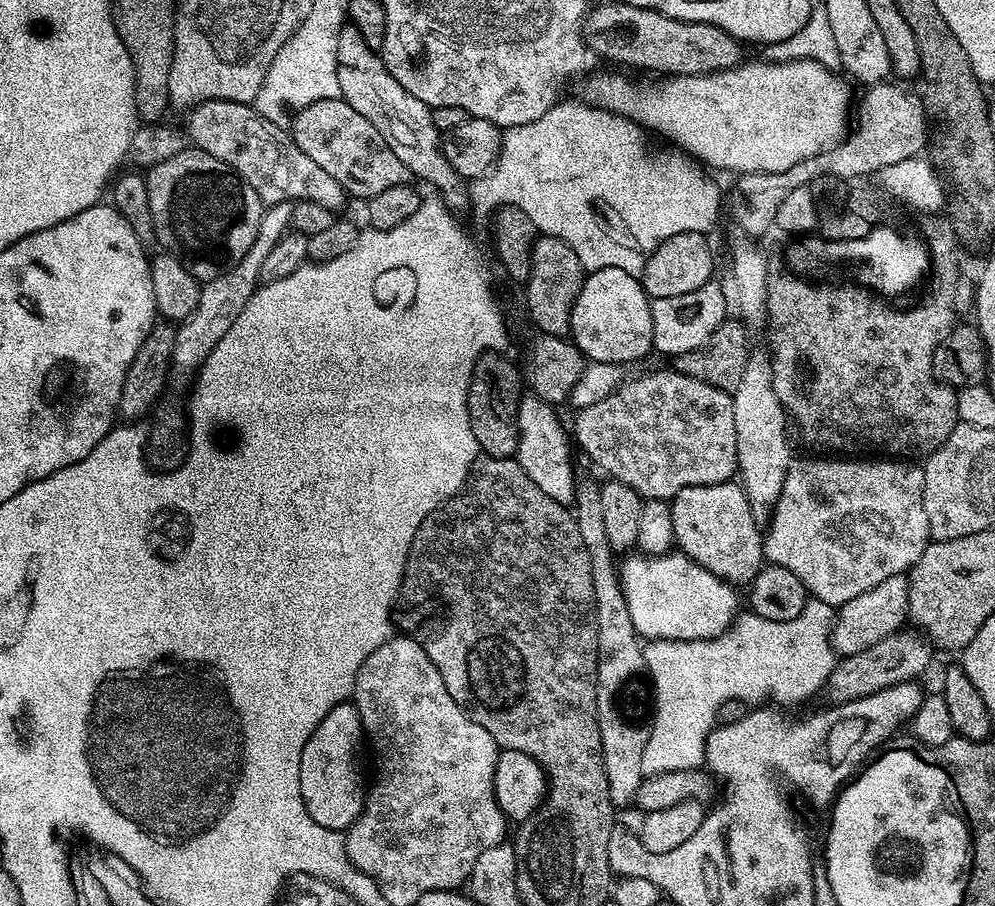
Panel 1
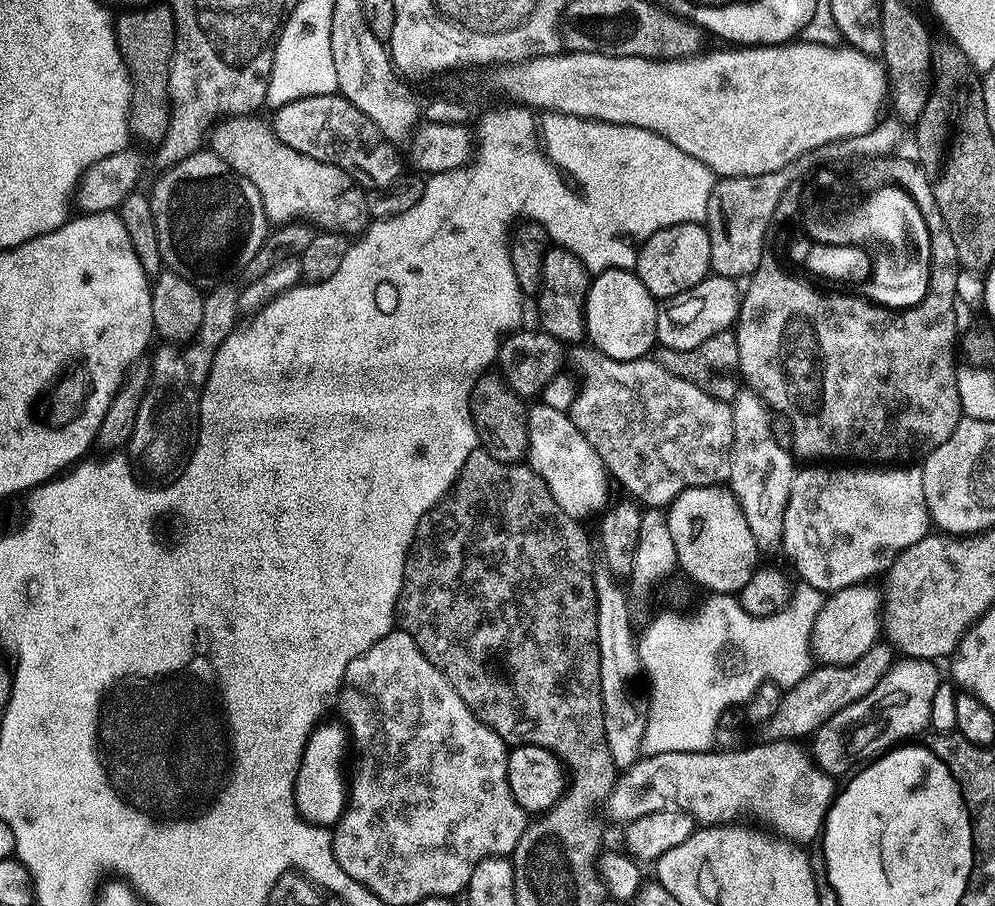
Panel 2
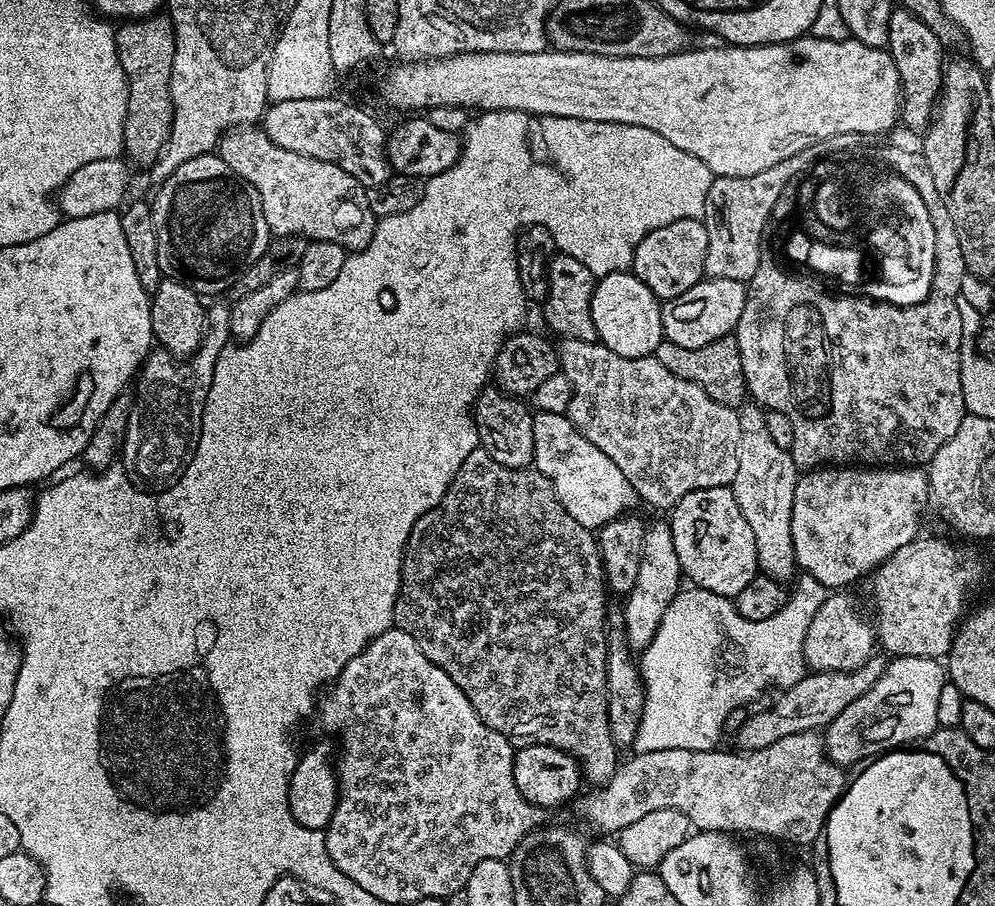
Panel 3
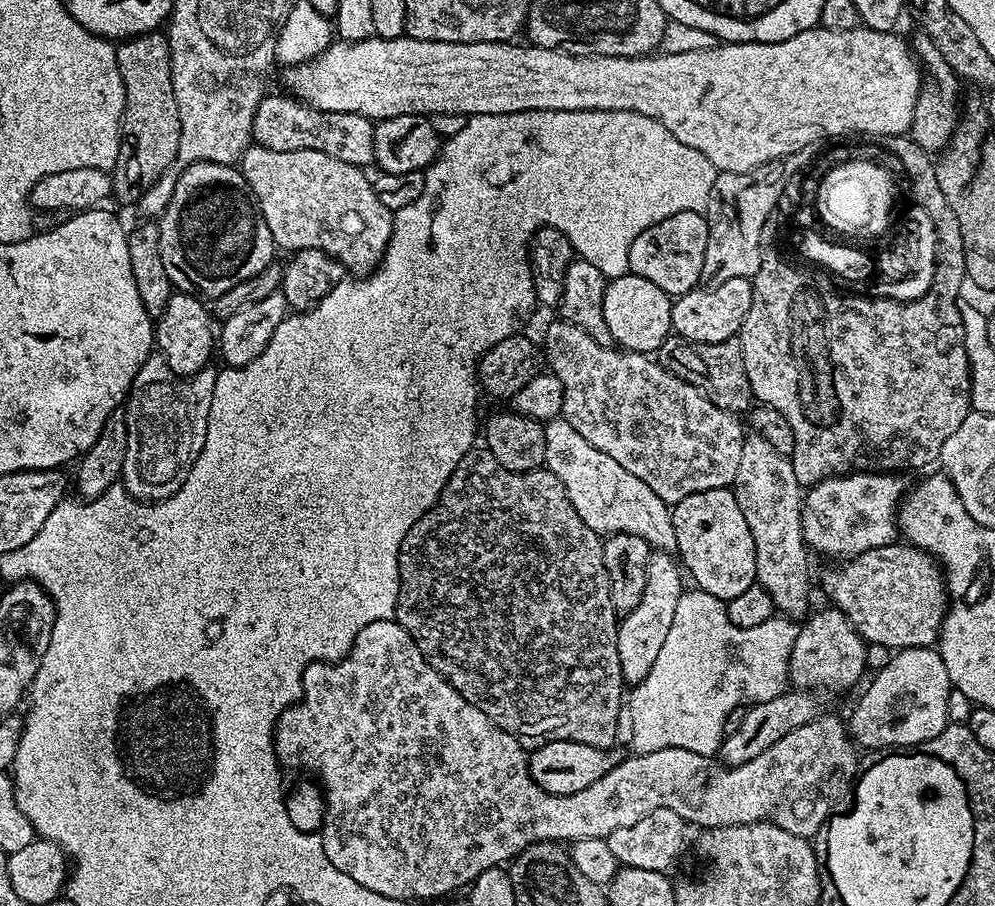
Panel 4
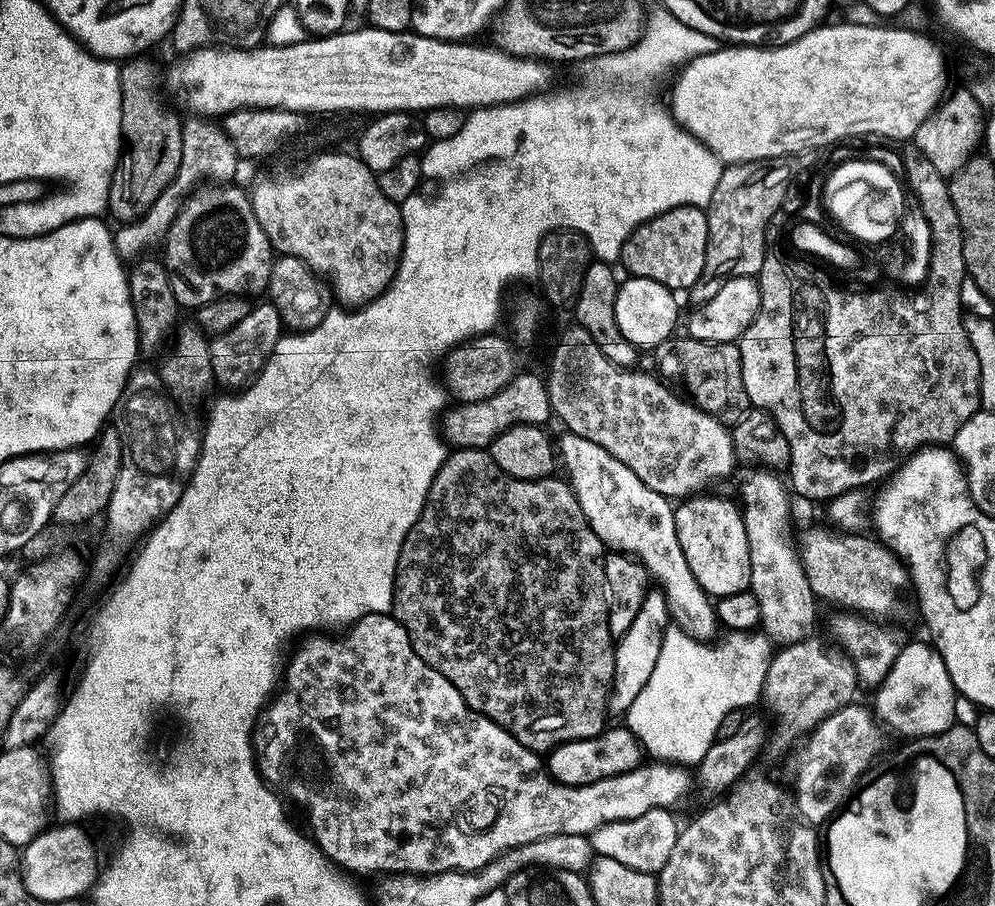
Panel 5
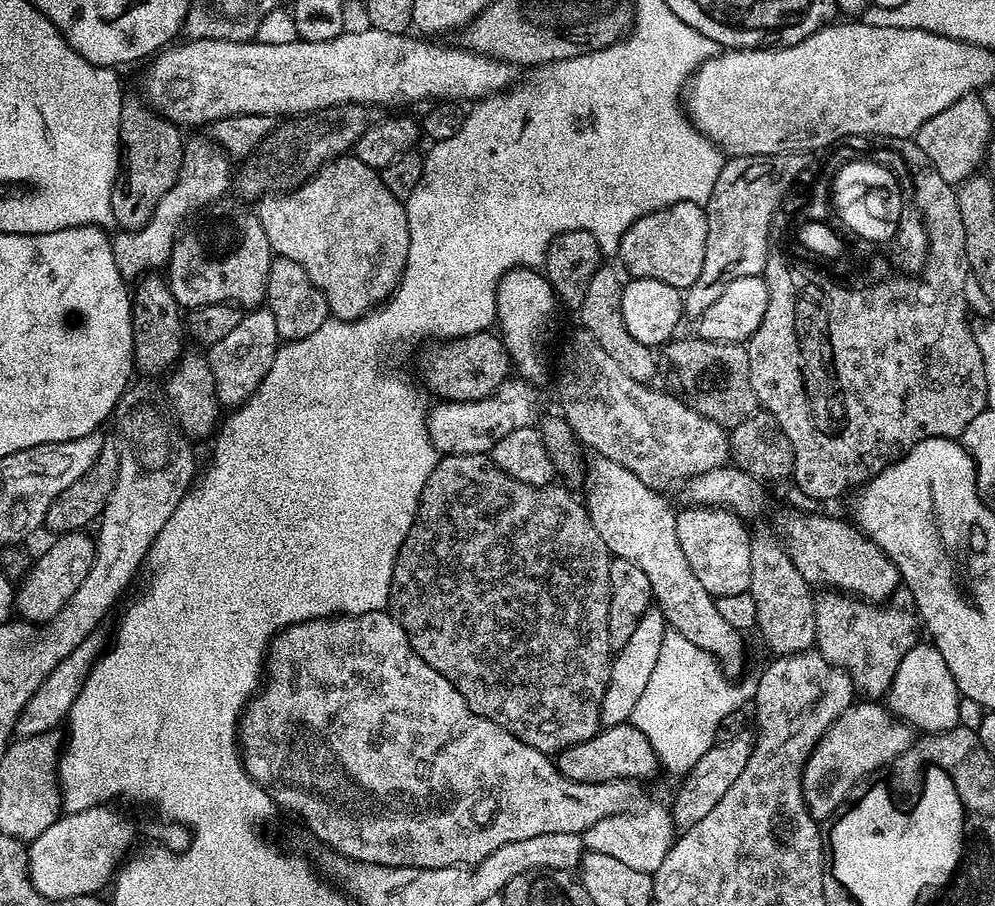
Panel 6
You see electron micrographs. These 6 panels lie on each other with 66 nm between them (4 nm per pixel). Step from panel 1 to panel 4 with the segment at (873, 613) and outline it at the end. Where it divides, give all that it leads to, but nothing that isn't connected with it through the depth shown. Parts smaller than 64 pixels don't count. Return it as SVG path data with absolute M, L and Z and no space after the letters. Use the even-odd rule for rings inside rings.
M835 606L827 607L821 612L813 611L803 621L805 624L799 625L788 663L788 679L793 689L813 694L844 692L854 687L860 679L865 679L866 642L856 633L846 614L839 612Z

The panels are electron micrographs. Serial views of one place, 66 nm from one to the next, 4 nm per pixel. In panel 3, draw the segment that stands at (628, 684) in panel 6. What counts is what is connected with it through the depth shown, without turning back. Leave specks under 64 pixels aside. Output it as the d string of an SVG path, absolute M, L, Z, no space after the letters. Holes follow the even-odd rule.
M651 522L645 527L642 546L642 561L638 568L638 579L634 590L625 597L622 615L624 617L625 640L631 651L642 652L648 648L654 634L665 616L670 602L682 586L681 564L674 551L671 525L667 522Z

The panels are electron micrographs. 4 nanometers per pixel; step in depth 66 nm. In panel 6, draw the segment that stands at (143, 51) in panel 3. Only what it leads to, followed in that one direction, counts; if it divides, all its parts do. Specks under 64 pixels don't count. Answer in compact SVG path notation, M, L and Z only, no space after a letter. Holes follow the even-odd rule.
M137 96L129 100L127 97L120 105L120 172L110 194L115 227L125 232L133 232L150 222L154 206L158 206L162 194L178 178L186 143L186 136L177 125L157 114L151 104Z

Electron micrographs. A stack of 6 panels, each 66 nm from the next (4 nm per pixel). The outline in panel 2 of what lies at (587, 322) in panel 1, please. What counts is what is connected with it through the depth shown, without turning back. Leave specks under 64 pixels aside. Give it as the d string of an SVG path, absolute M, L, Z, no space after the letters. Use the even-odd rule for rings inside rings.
M607 268L604 272L595 273L588 286L588 297L584 300L584 327L591 347L615 360L645 359L657 347L657 303L650 290L642 286L635 271Z

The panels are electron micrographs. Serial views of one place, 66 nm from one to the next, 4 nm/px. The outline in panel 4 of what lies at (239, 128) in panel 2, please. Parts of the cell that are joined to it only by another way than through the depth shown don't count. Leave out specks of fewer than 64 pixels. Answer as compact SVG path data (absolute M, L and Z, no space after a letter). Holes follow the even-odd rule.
M257 143L244 151L238 167L246 178L266 226L270 226L277 249L288 248L289 253L322 250L333 256L349 273L360 278L367 277L380 267L380 259L390 242L394 213L382 206L365 169L350 166L350 162L338 162L338 158L322 154L322 150L266 150Z

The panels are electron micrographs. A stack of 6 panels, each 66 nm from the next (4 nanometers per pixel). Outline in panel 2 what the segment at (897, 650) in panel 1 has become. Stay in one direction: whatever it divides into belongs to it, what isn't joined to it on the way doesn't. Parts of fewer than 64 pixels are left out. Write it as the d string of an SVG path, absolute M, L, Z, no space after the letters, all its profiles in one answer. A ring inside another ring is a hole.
M877 642L852 664L820 664L813 667L805 680L795 688L787 689L784 697L777 702L776 713L768 720L767 739L796 742L801 739L799 736L811 737L827 720L834 718L838 710L846 710L846 706L858 702L858 698L866 698L866 694L882 682L884 675L893 668L892 654L894 648L891 644Z

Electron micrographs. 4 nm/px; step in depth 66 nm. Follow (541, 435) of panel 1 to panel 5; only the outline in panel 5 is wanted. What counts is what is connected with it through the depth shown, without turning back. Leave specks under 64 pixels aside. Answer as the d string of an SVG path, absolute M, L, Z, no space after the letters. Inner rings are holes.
M567 430L561 433L560 440L558 436L558 460L568 471L566 479L594 534L598 534L609 549L635 556L648 569L649 577L659 581L657 583L668 599L671 619L679 627L697 637L707 637L707 632L718 628L716 609L708 593L698 586L694 574L690 574L686 554L682 554L682 546L678 546L673 501L650 490L630 466L622 466L622 462L602 450L602 446Z

